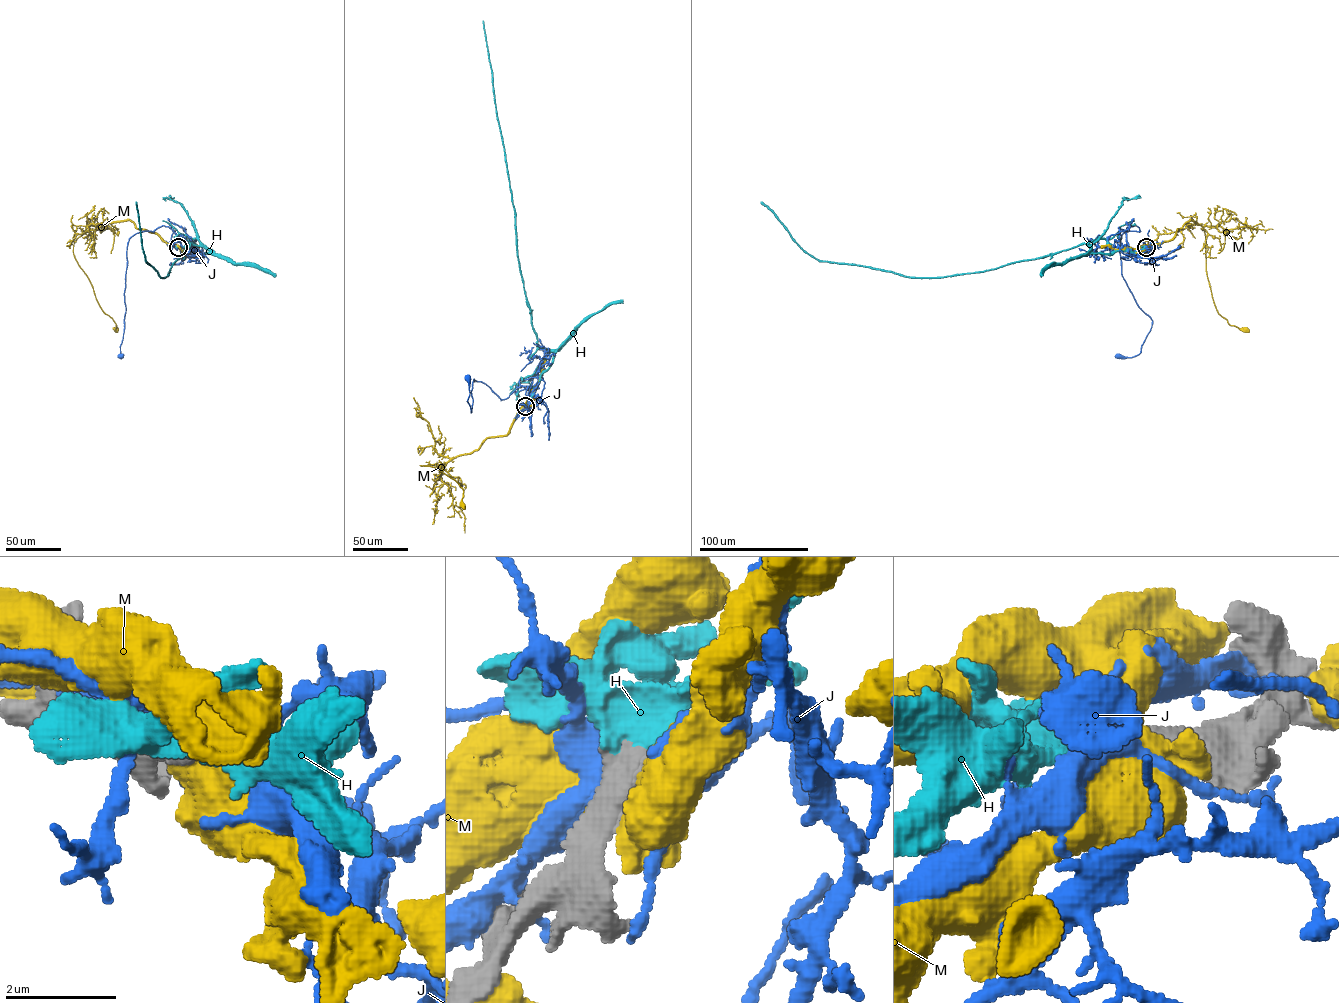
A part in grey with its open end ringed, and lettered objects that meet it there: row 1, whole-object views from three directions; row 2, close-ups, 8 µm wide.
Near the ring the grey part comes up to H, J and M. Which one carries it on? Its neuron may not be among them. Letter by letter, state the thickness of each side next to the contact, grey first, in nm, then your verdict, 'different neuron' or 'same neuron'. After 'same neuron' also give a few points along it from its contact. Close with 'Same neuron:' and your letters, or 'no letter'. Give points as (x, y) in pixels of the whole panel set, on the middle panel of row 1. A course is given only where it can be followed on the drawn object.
H: 550 nm thick on the grey side, 420 nm on the other; same neuron; it runs (525, 406), (556, 351), (537, 343), (532, 326), (517, 255), (513, 205), (482, 21)
J: 600 nm thick on the grey side, 480 nm on the other; different neuron
M: 650 nm thick on the grey side, 700 nm on the other; different neuron
Same neuron: H

